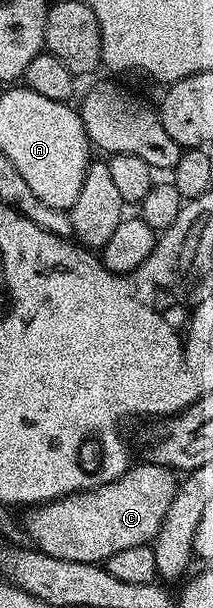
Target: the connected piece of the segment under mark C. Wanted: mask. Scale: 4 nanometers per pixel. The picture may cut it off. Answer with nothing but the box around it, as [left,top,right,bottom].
[23,464,179,565]

